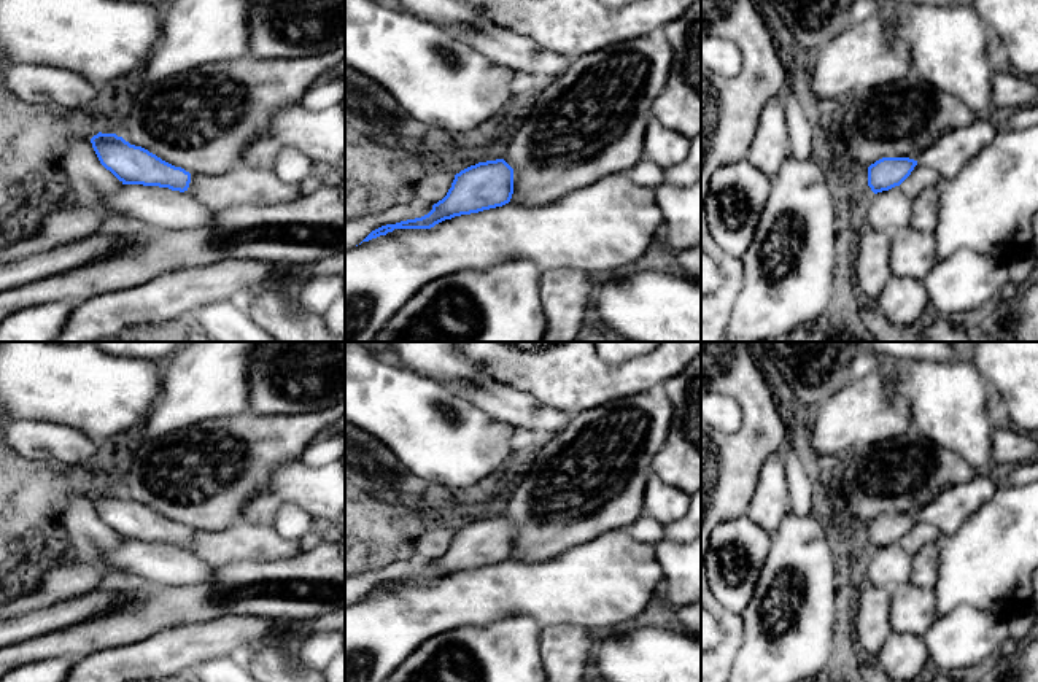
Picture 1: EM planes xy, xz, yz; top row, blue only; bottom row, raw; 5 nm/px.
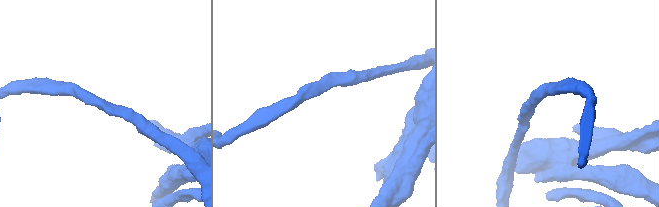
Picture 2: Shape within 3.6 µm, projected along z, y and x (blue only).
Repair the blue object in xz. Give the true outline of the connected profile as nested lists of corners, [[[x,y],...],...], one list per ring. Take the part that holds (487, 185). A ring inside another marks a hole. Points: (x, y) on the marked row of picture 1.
[[[660,32],[617,41],[572,60],[567,70],[528,100],[525,111],[507,130],[509,145],[502,159],[478,162],[455,175],[447,196],[432,210],[415,219],[386,224],[372,231],[362,242],[386,235],[394,229],[431,229],[436,224],[461,215],[517,203],[526,208],[548,205],[580,188],[590,186],[609,175],[628,173],[642,159],[647,124],[653,118],[652,107],[666,87],[672,65],[672,49]]]

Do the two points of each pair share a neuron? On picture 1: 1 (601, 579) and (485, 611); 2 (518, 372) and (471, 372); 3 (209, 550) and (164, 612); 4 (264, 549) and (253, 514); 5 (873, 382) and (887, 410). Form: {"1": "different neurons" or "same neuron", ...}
{"1": "same neuron", "2": "different neurons", "3": "different neurons", "4": "different neurons", "5": "same neuron"}

